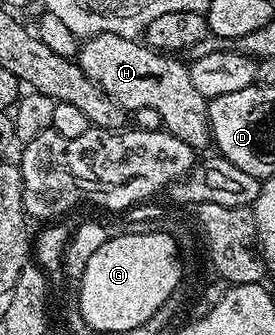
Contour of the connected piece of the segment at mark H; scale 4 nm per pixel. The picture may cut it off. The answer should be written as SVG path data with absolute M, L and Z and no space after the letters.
M95 34L86 37L80 43L80 49L75 61L81 66L87 77L94 82L126 112L132 112L139 108L155 108L161 117L161 125L169 133L179 136L183 144L187 144L195 152L201 152L206 145L210 145L209 136L209 103L206 98L191 84L188 65L177 56L163 54L159 50L153 50L146 46L144 41L124 38L118 34Z

